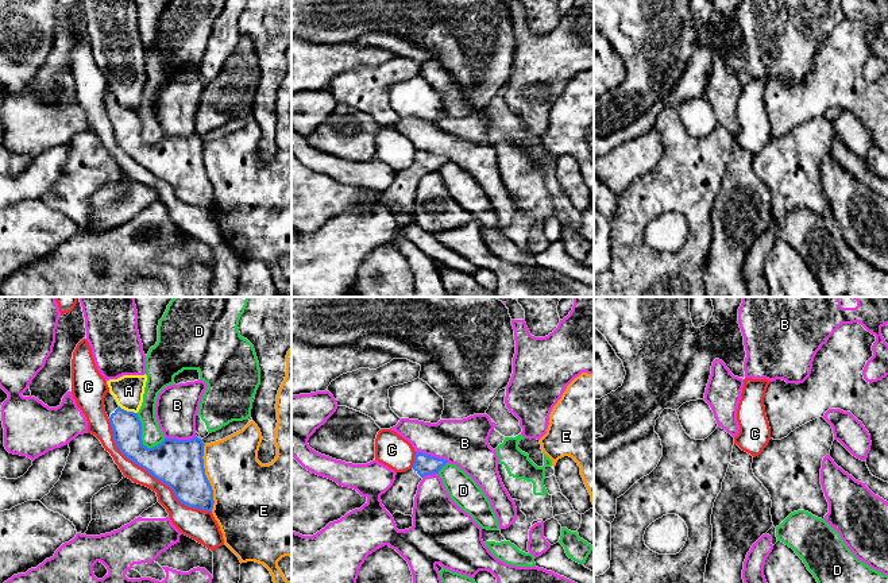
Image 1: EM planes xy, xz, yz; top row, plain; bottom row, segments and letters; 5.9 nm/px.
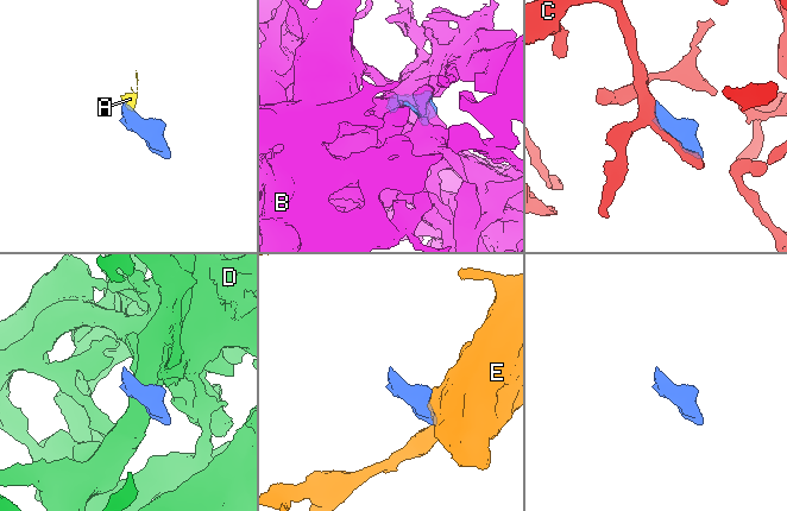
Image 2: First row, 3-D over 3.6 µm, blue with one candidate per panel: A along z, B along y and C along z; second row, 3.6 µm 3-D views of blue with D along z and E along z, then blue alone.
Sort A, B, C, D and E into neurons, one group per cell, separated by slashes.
A B / C / D / E

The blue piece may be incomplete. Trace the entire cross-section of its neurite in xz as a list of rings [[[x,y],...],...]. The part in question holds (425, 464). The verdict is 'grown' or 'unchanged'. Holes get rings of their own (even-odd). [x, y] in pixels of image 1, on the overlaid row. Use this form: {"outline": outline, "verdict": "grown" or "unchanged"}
{"outline": [[[416,452],[413,467],[405,472],[397,472],[393,486],[381,495],[382,505],[393,516],[399,511],[413,514],[414,497],[424,476],[439,474],[448,462],[422,452]]], "verdict": "grown"}

